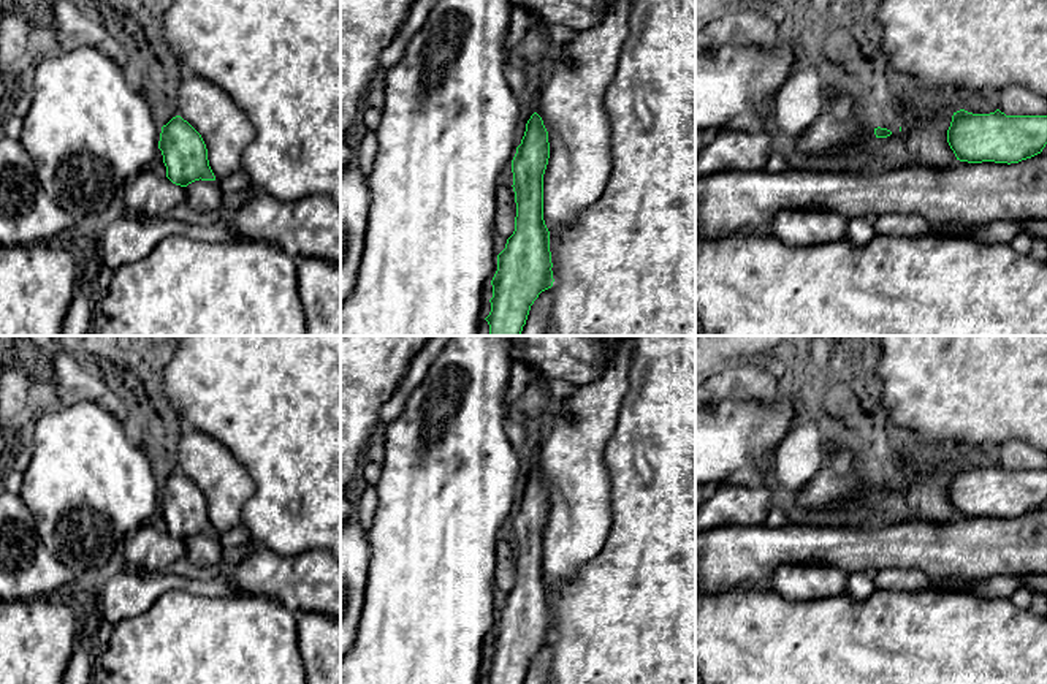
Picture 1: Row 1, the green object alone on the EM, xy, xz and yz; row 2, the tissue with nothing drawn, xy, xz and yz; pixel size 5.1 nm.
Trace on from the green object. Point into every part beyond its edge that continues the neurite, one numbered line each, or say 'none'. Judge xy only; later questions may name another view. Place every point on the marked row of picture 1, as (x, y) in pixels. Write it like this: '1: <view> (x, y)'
none

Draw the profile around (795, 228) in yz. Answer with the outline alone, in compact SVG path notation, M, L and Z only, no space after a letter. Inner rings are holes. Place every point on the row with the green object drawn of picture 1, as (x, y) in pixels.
M782 209L767 230L786 245L803 247L841 241L846 225L836 212Z

